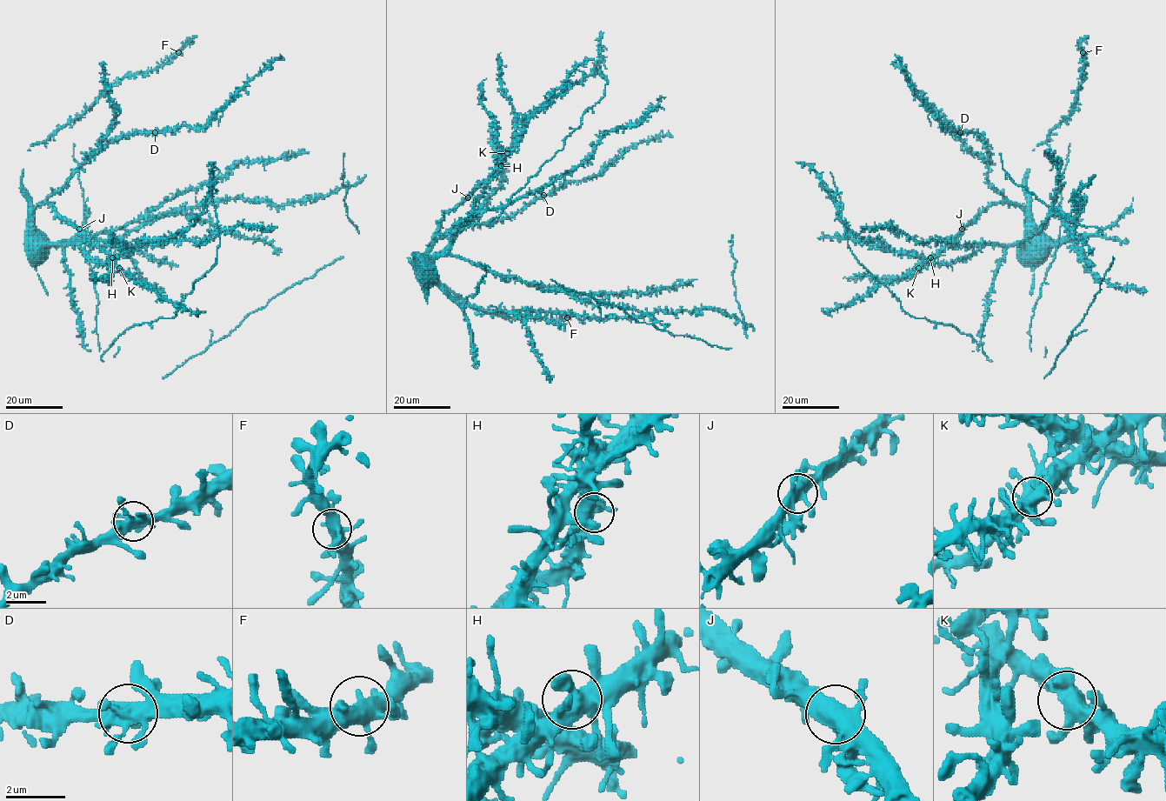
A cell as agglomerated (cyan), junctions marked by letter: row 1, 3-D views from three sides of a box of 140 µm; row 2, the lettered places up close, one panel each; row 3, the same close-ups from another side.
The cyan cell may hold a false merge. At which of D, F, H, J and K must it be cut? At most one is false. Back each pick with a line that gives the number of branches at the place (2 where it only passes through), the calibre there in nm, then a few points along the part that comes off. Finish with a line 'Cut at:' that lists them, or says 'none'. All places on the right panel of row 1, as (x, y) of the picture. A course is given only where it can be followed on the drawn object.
Cut at: none

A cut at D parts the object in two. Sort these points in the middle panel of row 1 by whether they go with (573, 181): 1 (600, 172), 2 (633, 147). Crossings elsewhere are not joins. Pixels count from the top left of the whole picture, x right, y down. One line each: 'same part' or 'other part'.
1: same part
2: same part

